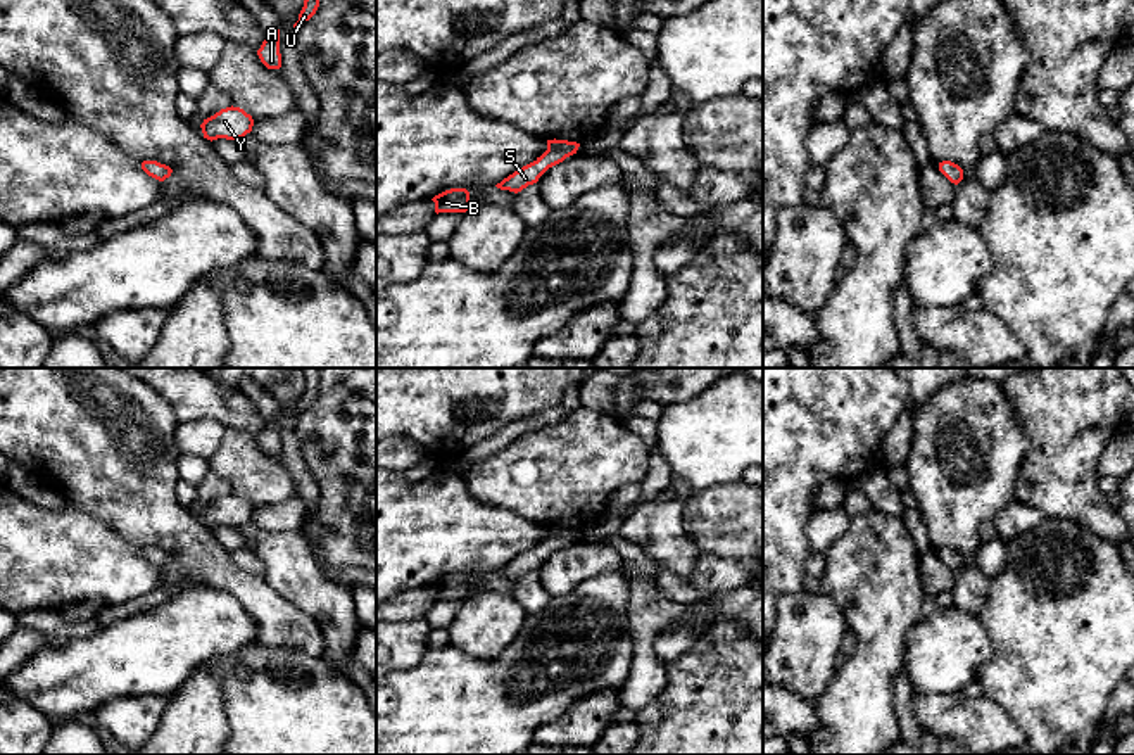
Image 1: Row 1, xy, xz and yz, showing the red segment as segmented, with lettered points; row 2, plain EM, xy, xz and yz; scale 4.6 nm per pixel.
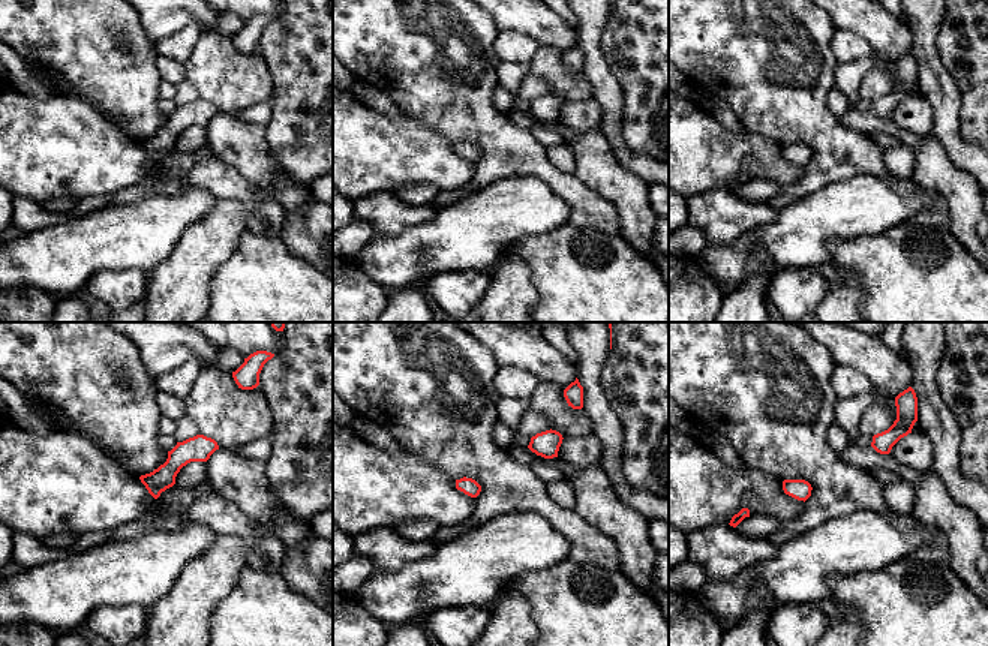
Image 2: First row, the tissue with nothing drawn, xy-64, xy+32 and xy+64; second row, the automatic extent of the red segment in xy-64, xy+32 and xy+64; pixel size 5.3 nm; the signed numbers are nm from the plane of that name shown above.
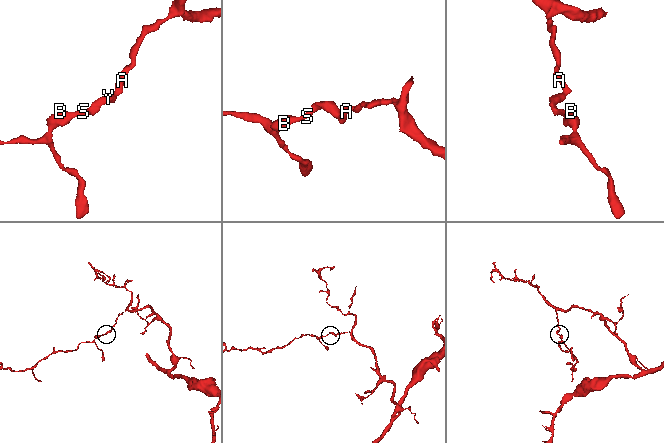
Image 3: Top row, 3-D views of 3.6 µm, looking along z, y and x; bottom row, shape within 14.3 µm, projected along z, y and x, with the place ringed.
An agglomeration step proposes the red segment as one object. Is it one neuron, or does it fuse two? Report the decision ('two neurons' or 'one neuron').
one neuron

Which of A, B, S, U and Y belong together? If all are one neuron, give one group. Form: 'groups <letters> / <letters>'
groups A B S U Y

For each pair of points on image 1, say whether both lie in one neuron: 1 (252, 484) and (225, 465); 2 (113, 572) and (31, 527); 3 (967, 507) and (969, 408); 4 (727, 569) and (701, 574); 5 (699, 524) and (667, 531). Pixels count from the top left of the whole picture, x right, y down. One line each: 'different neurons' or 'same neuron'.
1: same neuron
2: same neuron
3: same neuron
4: same neuron
5: different neurons

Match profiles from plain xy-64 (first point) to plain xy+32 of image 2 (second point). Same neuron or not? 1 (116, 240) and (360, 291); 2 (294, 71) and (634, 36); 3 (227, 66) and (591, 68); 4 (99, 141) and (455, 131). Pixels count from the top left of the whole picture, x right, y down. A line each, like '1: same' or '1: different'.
1: different
2: same
3: different
4: different

